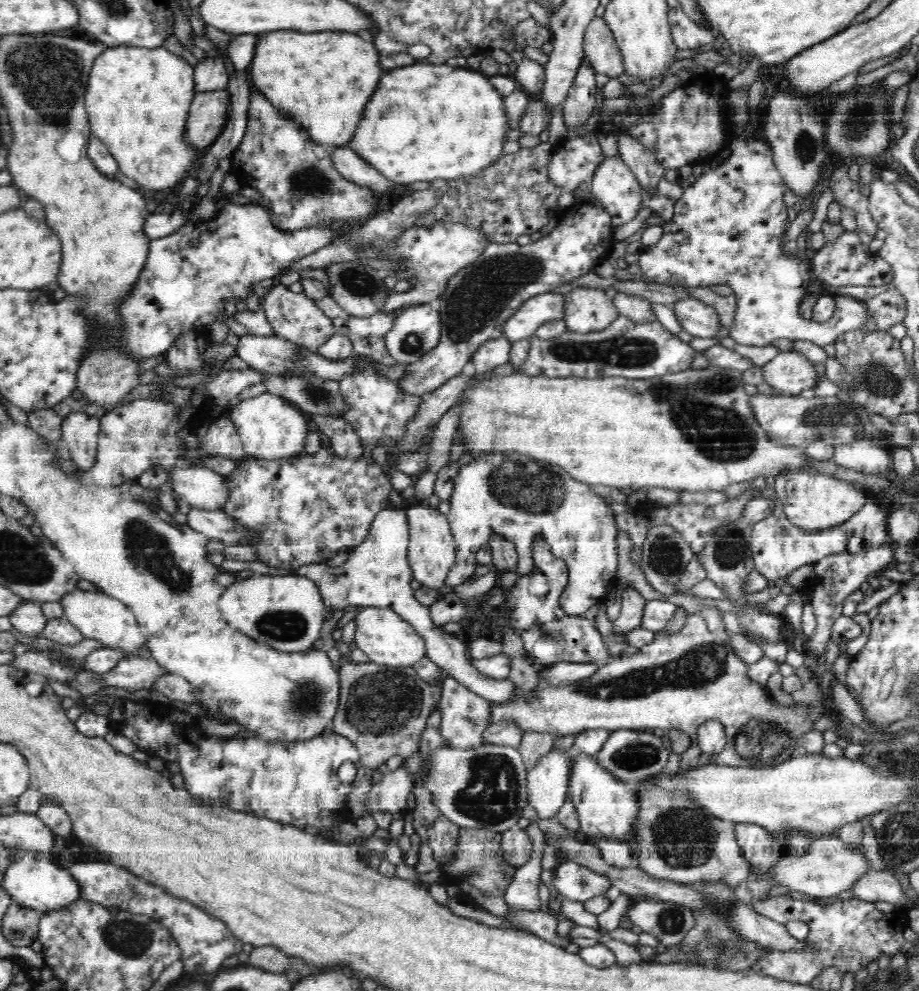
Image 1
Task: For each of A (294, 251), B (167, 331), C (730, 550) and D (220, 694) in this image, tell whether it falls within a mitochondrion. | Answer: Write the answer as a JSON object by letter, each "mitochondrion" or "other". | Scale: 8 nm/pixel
{"A":"other","B":"other","C":"mitochondrion","D":"other"}

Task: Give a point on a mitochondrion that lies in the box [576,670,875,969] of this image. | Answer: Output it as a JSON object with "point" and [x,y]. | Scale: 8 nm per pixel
{"point":[683,837]}

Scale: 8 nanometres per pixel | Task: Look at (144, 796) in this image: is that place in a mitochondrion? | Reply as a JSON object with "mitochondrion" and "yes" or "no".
{"mitochondrion":"no"}

